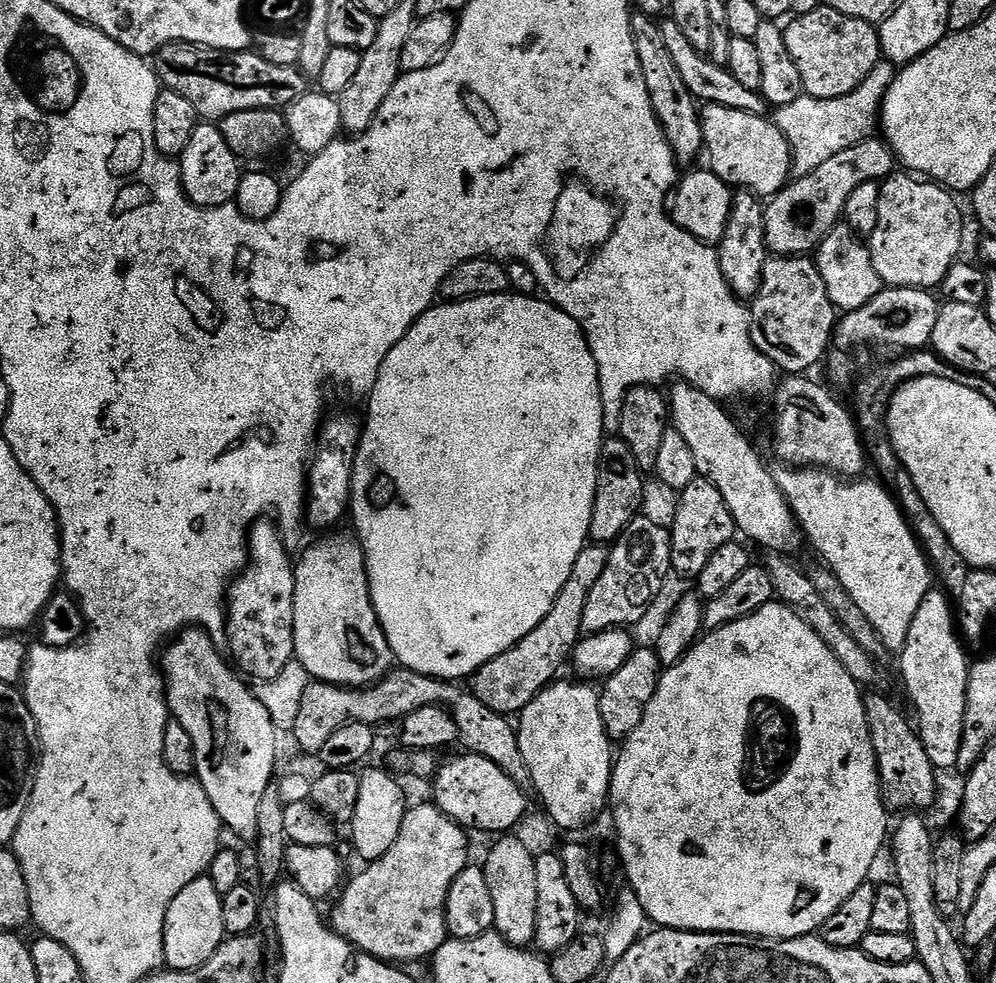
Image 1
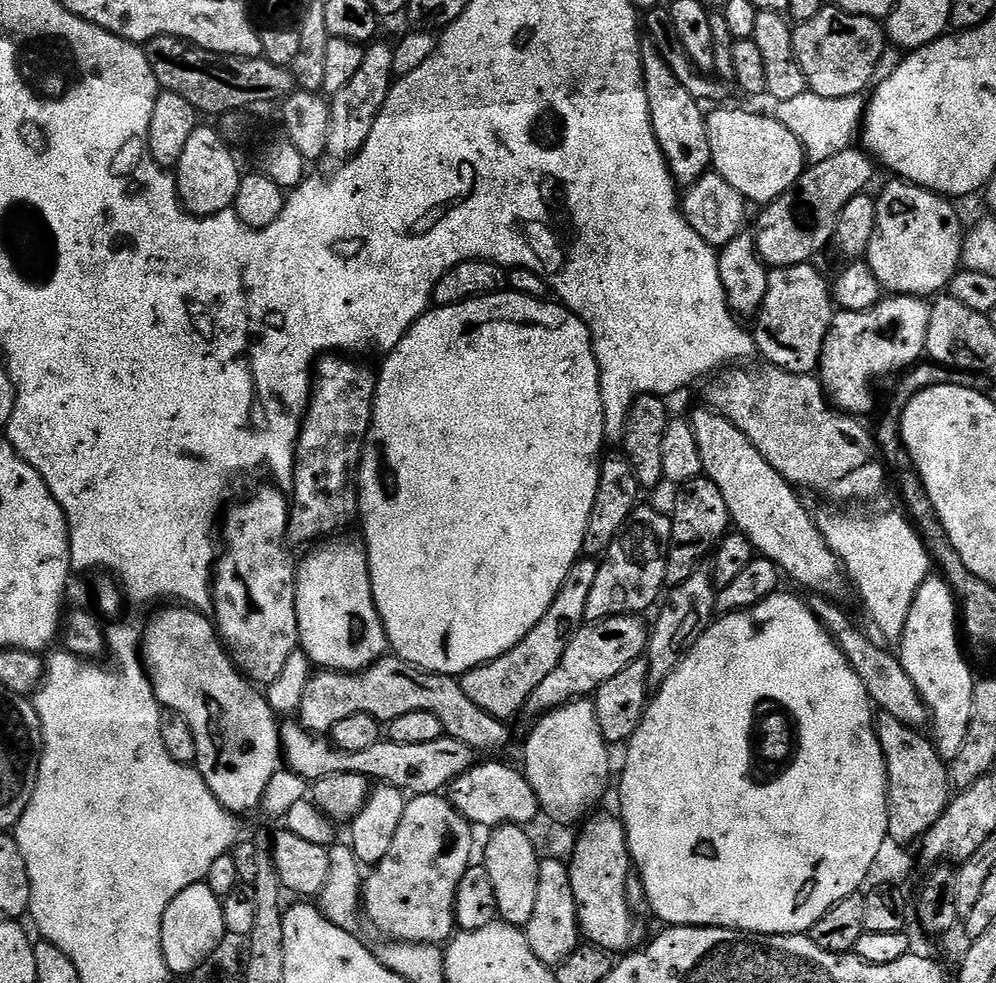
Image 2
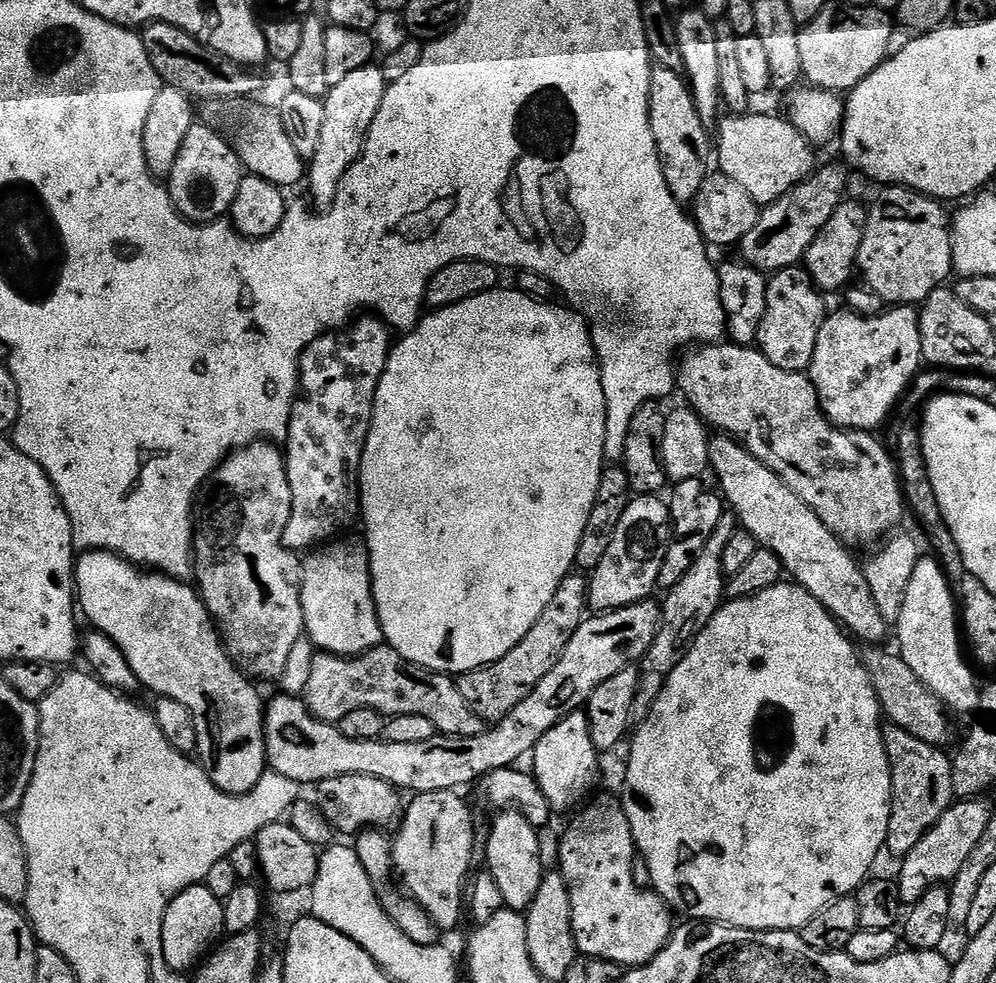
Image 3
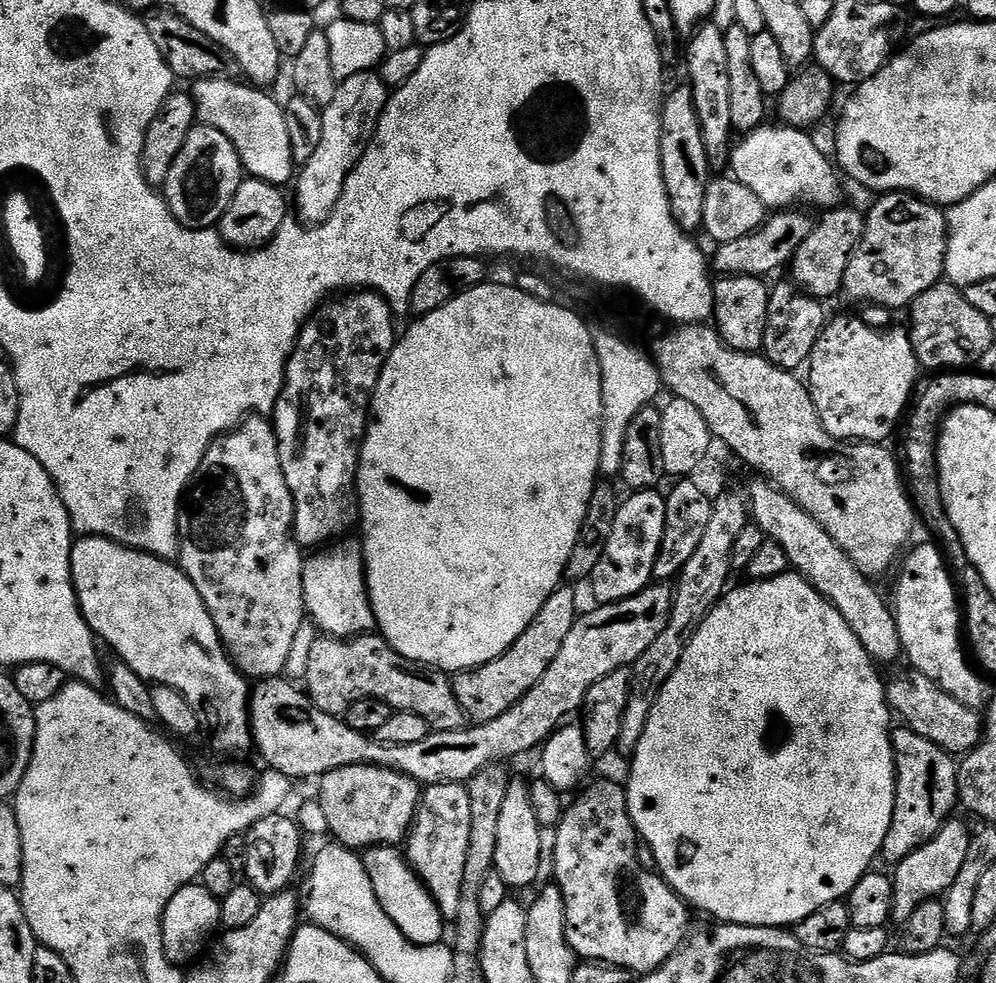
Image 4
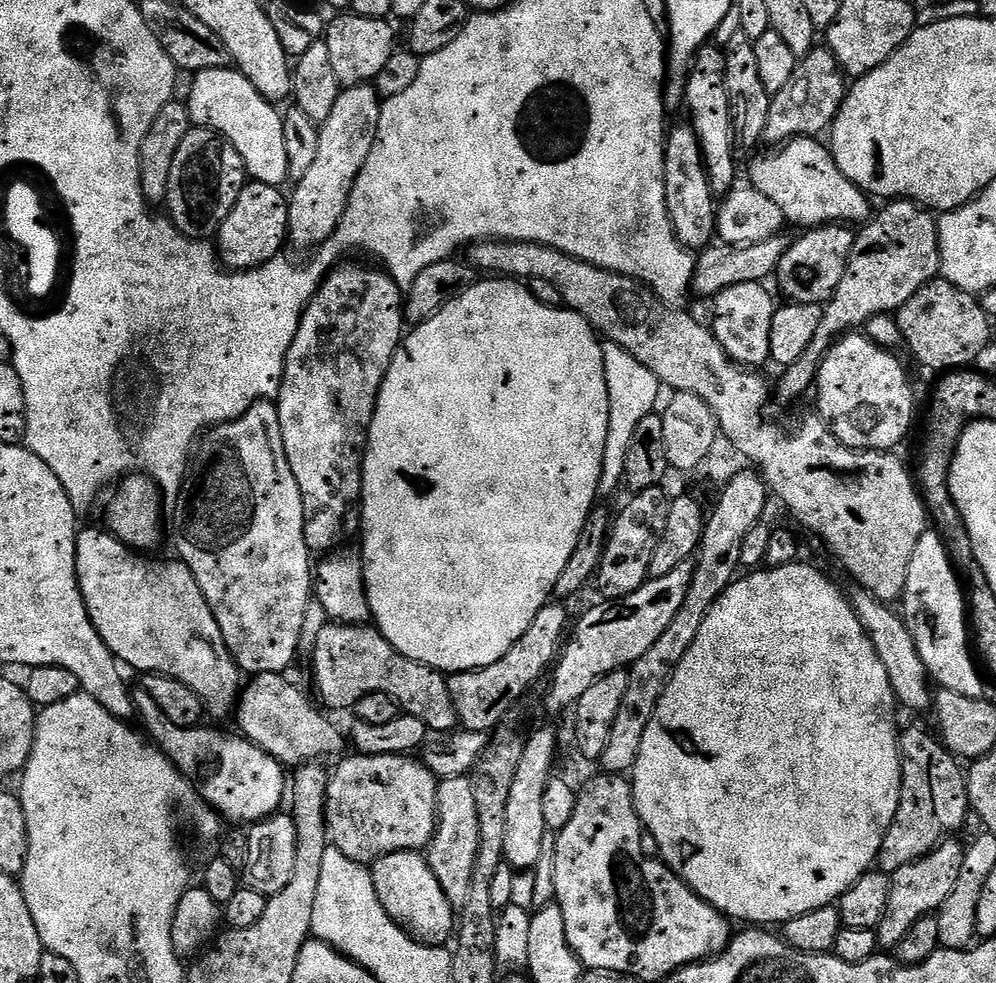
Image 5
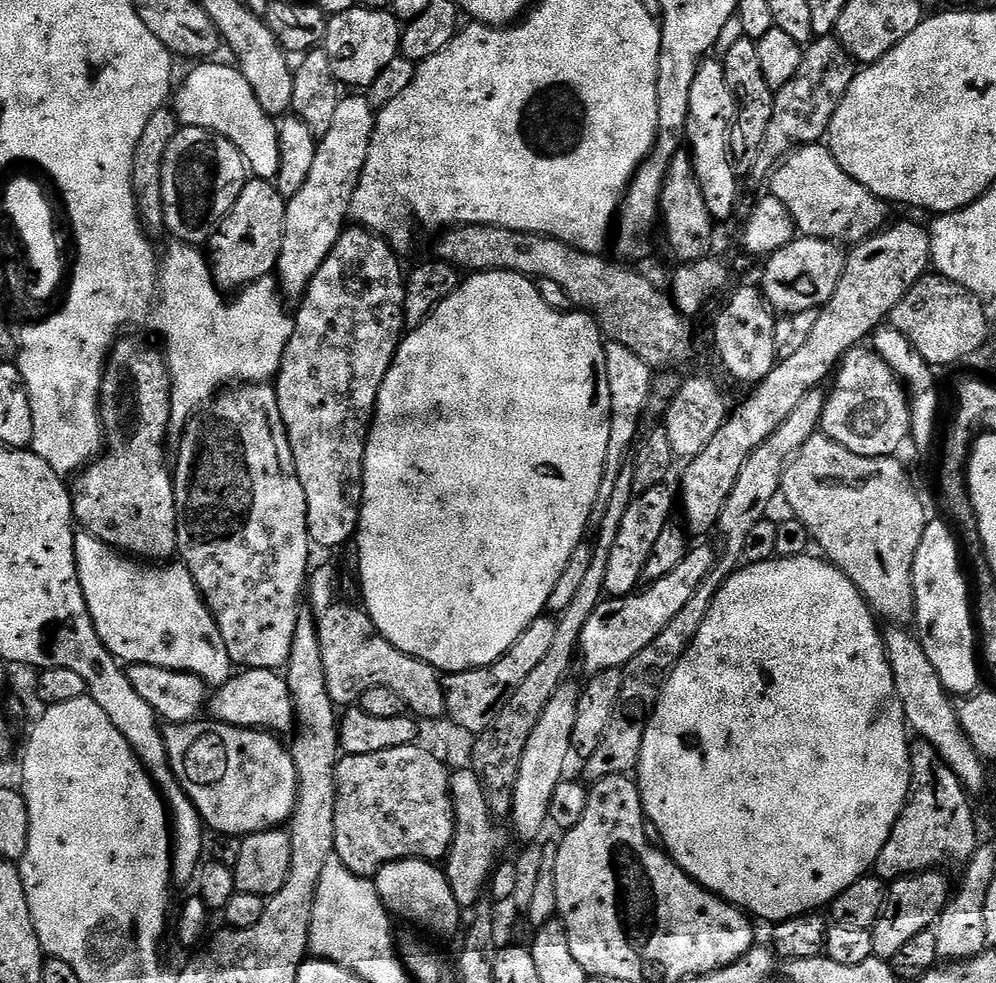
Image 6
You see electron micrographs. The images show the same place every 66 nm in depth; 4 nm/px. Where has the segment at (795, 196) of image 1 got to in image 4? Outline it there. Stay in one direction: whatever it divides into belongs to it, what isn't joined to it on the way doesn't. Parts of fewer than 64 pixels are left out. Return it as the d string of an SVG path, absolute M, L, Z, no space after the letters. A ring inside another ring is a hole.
M780 210L769 215L764 225L757 232L746 234L742 238L734 238L734 242L726 242L715 250L714 268L717 273L726 276L759 276L768 278L771 272L776 272L780 267L791 265L794 254L806 238L810 238L813 217L808 217L804 210Z

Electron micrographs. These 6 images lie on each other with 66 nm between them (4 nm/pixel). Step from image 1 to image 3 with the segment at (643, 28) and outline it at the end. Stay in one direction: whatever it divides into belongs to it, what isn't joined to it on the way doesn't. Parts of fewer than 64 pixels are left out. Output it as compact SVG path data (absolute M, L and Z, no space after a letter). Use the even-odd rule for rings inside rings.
M653 67L650 78L650 130L654 134L662 174L666 178L666 186L670 186L670 194L674 194L681 206L691 205L710 174L708 159L713 159L714 144L710 136L708 140L709 125L698 118L698 106L692 97L692 90L681 73Z

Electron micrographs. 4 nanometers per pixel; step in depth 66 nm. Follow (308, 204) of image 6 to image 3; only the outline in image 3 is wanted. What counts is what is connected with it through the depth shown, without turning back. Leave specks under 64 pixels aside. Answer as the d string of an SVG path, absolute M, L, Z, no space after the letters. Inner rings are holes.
M375 63L362 66L342 82L332 85L328 95L324 97L326 122L322 122L322 134L318 138L318 154L306 168L306 185L312 191L312 200L320 206L330 206L340 189L342 178L358 157L364 155L364 143L368 137L370 126L378 114L378 106L382 106L382 98L386 94L390 81L384 77L383 67Z

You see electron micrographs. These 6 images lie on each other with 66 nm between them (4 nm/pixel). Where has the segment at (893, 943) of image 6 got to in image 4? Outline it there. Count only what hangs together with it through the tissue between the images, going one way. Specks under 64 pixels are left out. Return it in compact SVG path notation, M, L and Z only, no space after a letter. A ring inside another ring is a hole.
M949 818L930 842L911 852L901 864L895 865L891 873L894 886L892 920L897 925L904 924L906 918L910 918L910 914L914 914L918 906L922 906L922 902L943 897L944 893L950 890L950 886L954 886L954 878L958 878L966 862L966 853L970 850L972 841L970 828L956 819Z

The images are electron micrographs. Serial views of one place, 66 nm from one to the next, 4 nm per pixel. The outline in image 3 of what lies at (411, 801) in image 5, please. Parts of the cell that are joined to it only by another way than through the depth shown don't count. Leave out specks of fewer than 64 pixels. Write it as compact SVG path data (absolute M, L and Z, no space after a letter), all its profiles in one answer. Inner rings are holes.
M350 774L338 778L326 778L315 785L314 803L337 833L359 834L365 830L388 830L402 816L401 793L382 778L370 778L366 774Z

